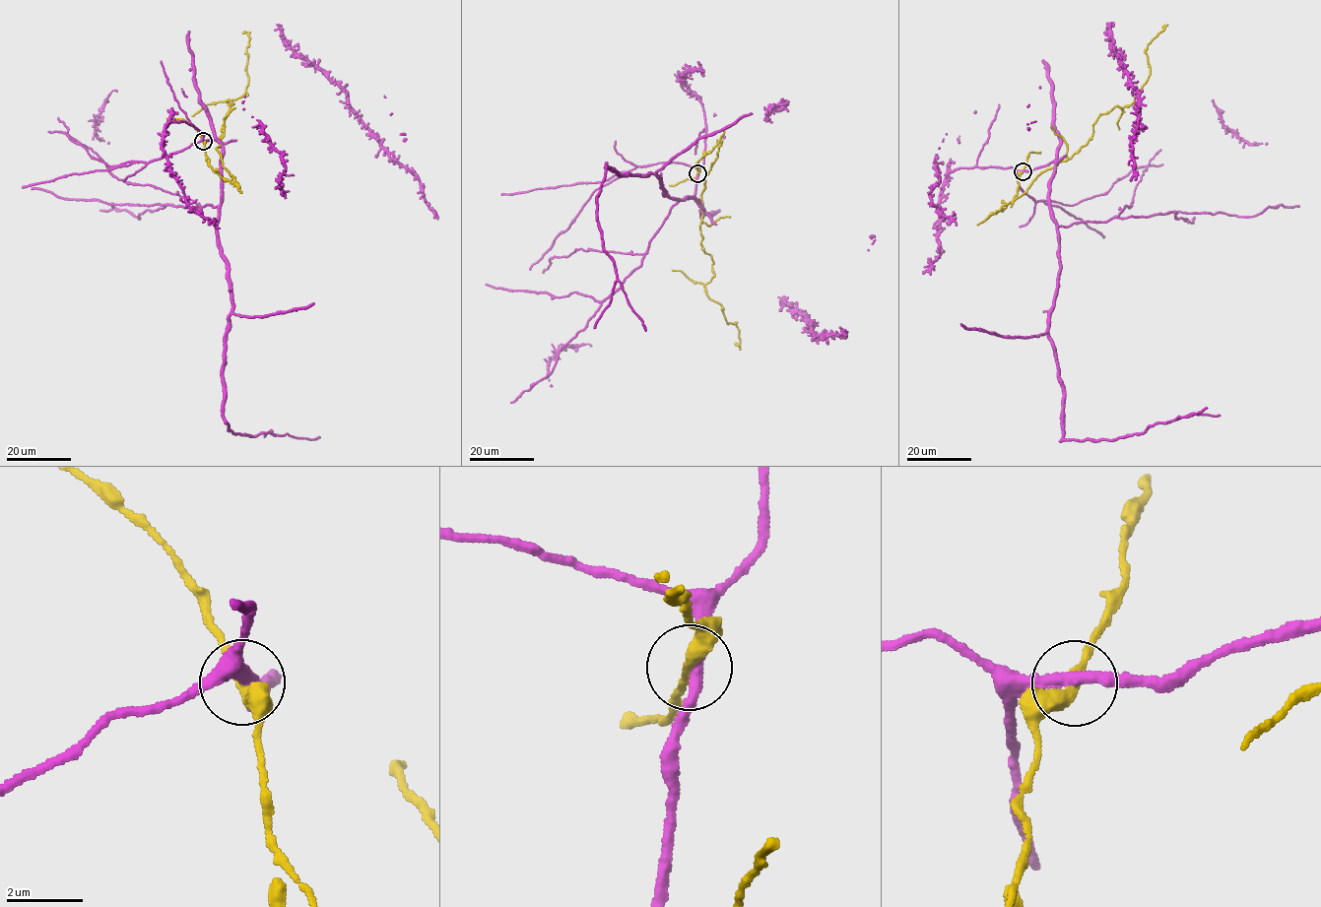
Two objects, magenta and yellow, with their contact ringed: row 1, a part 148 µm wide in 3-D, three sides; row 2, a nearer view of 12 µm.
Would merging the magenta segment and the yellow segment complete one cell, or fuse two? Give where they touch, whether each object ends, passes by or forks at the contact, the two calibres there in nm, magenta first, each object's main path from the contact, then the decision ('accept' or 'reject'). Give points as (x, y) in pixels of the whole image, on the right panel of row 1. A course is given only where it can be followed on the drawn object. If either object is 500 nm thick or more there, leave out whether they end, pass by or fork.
place (1023, 171); magenta passes by; yellow passes by; calibres 280 and 300 nm; course magenta (1023, 170), (1055, 164), (1050, 215), (1059, 275), (1049, 338), (1063, 389), (1062, 437), (1117, 439), (1207, 408); course yellow (1023, 170), (1017, 194), (991, 214), (1087, 144), (1098, 115), (1131, 105), (1150, 70), (1147, 45), (1163, 28); reject

